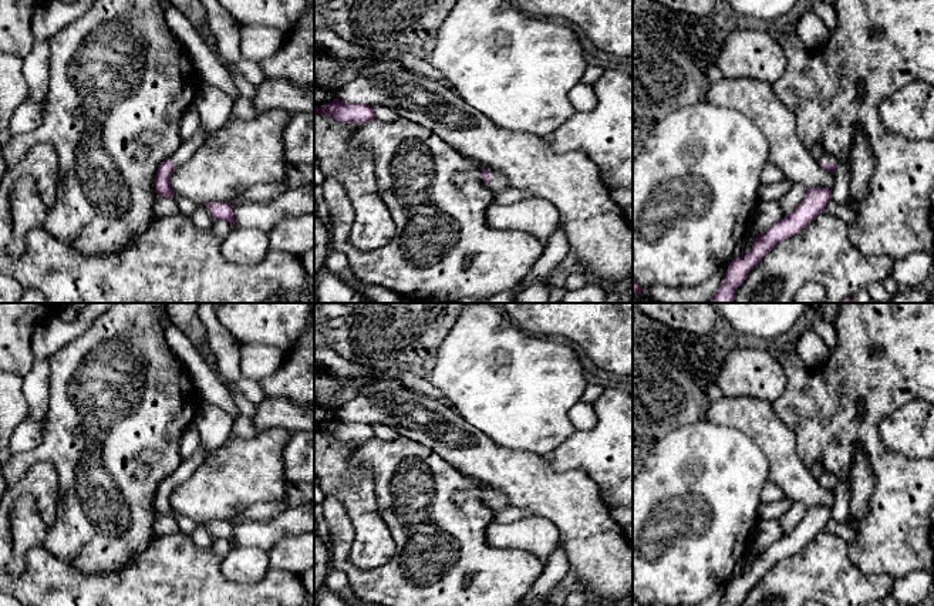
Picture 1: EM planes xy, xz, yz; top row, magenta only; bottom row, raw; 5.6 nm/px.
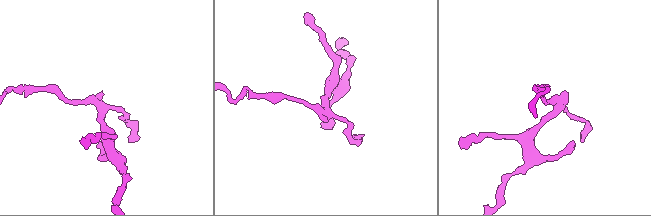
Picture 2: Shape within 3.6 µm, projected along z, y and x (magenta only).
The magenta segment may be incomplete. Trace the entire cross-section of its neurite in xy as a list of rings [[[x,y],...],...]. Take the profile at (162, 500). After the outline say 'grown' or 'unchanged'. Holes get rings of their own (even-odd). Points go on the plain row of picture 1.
[[[202,400],[193,425],[199,432],[199,447],[171,477],[159,484],[155,495],[155,511],[158,515],[173,516],[175,511],[171,505],[172,492],[178,485],[190,479],[206,461],[206,457],[229,438],[233,420],[220,407],[212,404],[209,400]]]; grown

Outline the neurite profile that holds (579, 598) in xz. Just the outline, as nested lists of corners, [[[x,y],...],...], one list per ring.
[[[579,589],[567,595],[563,606],[584,606],[590,600],[591,600],[591,595],[584,589]]]

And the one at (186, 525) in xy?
[[[173,512],[173,516],[175,522],[178,523],[181,532],[186,533],[186,535],[190,535],[196,526],[196,522],[192,521],[190,518],[179,514],[179,512]]]

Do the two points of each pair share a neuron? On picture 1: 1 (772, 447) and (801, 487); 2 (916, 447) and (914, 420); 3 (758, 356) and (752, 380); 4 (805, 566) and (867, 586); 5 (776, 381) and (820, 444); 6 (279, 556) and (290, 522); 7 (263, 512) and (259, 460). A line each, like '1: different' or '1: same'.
1: same
2: same
3: same
4: same
5: different
6: different
7: different

